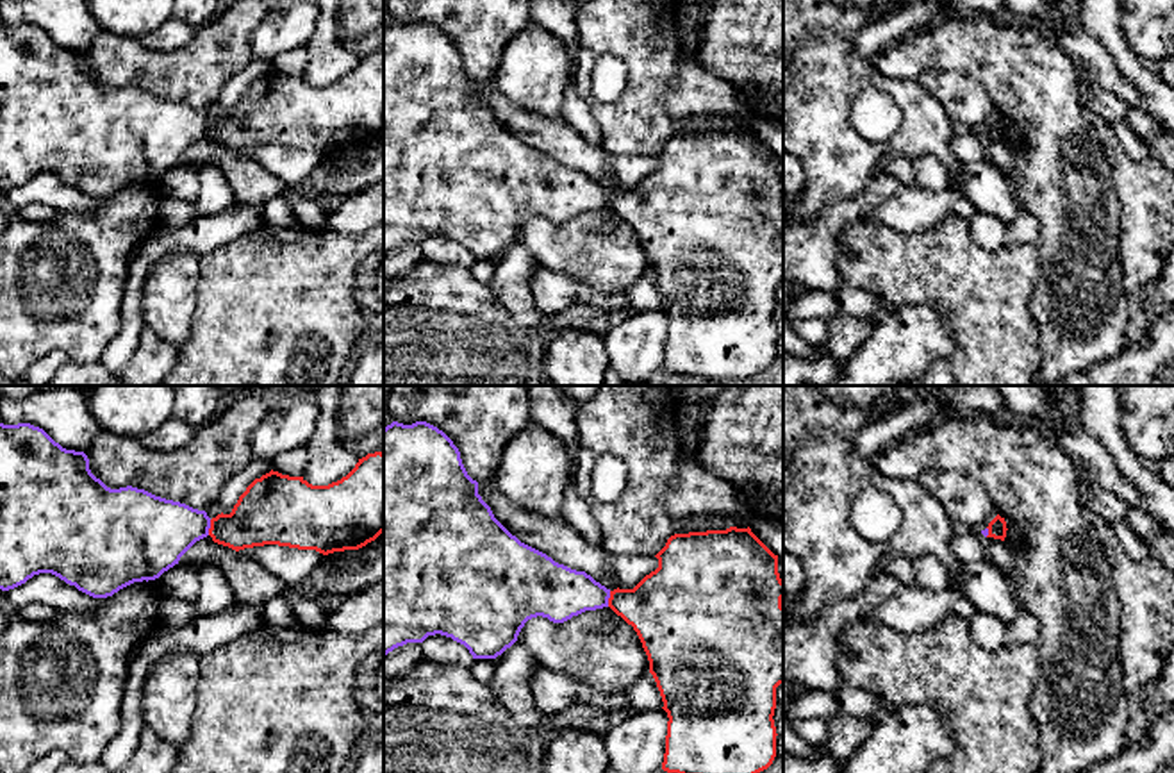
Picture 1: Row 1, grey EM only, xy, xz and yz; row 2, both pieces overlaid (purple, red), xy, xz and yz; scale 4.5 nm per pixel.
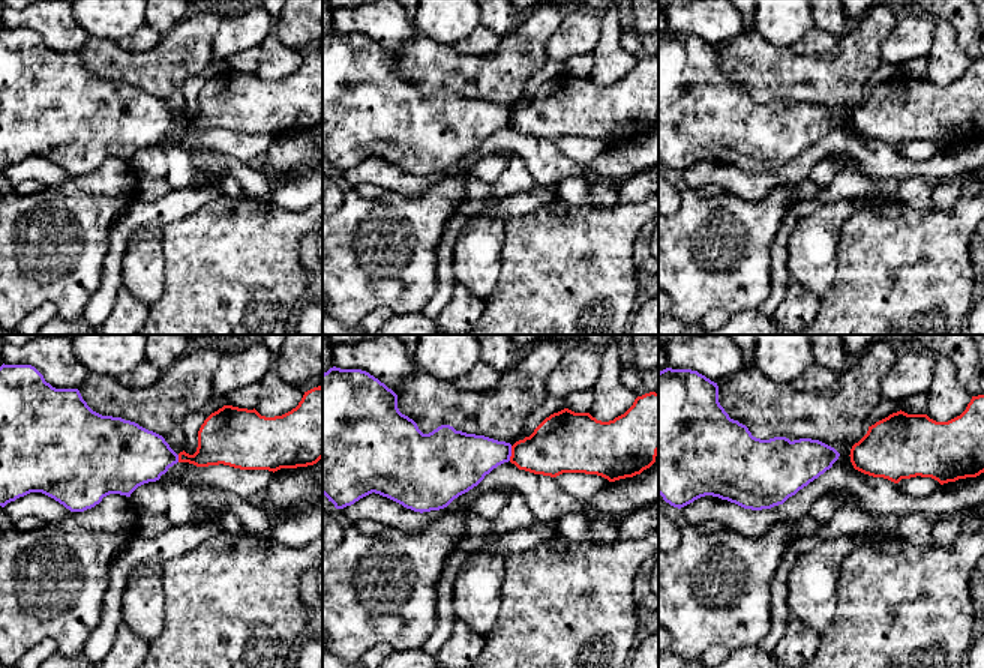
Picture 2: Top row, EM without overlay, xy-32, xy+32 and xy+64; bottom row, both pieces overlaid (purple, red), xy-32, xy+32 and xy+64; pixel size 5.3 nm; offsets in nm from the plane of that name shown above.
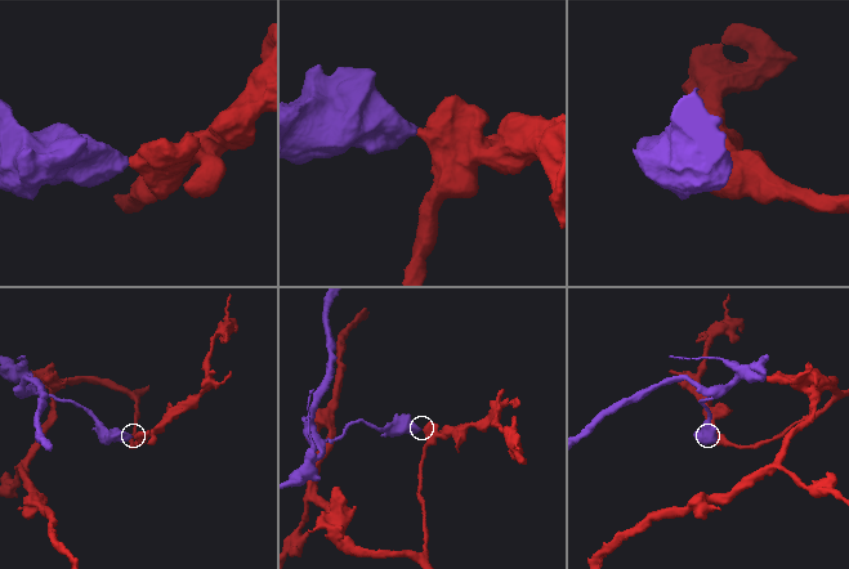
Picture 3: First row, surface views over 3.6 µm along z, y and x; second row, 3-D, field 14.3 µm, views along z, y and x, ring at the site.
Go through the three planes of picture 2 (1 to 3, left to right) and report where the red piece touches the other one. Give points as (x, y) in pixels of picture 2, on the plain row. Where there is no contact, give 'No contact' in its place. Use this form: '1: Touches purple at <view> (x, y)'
1: Touches purple at xy-32 (177, 122)
2: Touches purple at xy+32 (510, 117)
3: No contact

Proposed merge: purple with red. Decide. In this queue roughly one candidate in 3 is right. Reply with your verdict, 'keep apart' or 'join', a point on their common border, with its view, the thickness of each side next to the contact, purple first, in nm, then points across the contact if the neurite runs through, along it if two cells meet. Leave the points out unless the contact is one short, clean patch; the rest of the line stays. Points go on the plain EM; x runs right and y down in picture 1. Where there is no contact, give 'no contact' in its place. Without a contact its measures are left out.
keep apart; contact xy (209, 127); calibres 320 and 260 nm; border xy (211, 120), (207, 134)

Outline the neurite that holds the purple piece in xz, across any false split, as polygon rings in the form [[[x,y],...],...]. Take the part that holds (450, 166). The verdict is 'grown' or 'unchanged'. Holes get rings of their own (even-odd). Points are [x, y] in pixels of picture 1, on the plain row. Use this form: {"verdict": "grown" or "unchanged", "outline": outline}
{"verdict": "unchanged", "outline": [[[393,21],[384,29],[384,257],[398,246],[441,234],[464,245],[473,259],[496,259],[517,241],[528,220],[542,216],[564,223],[608,207],[608,198],[610,189],[591,175],[521,143],[494,118],[459,48],[442,30],[426,21]]]}

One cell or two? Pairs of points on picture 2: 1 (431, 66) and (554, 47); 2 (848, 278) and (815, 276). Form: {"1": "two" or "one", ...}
{"1": "two", "2": "two"}

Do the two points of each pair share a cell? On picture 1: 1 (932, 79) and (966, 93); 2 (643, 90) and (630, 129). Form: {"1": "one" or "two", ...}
{"1": "one", "2": "one"}

